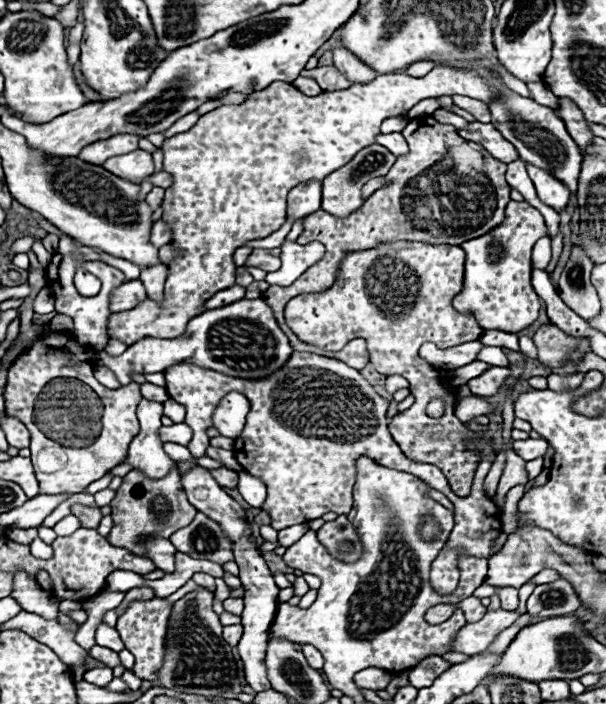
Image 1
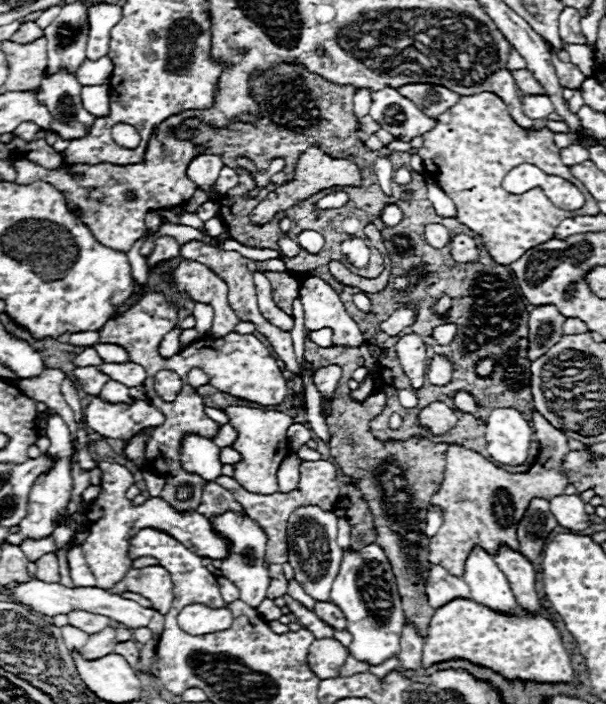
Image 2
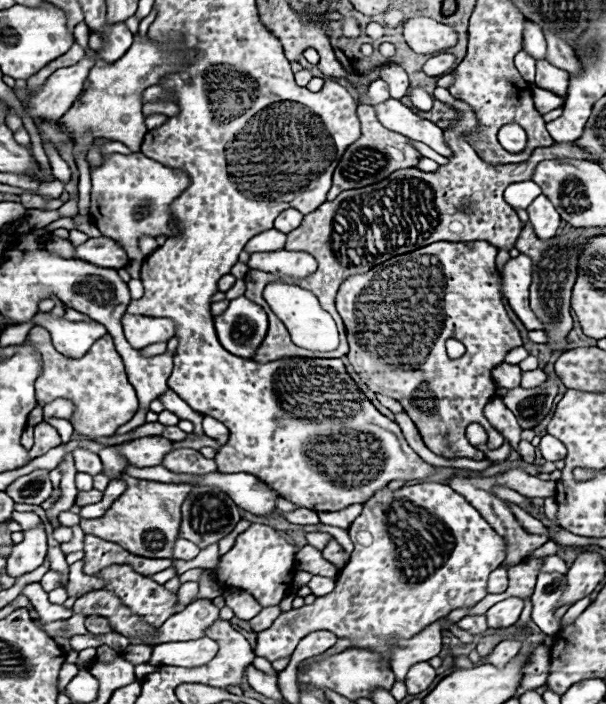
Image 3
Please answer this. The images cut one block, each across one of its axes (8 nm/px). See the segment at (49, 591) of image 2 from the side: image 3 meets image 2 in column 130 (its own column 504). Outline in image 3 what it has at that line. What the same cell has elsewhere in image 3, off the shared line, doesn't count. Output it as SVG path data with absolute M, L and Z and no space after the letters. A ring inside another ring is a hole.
M508 598L508 600L502 600L502 602L494 604L486 612L488 628L492 628L492 630L504 630L504 628L512 626L520 618L520 612L522 612L524 606L525 603L522 598Z

